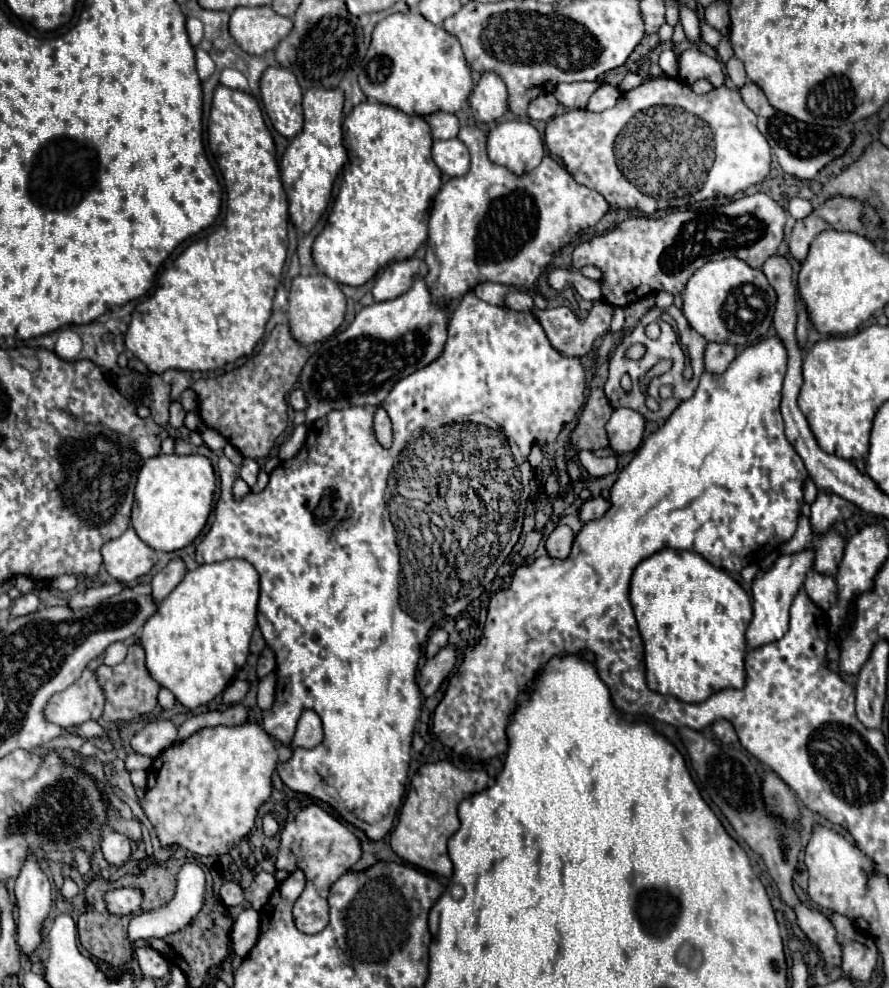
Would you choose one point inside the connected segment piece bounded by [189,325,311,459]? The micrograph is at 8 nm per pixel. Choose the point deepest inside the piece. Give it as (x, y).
(247, 406)

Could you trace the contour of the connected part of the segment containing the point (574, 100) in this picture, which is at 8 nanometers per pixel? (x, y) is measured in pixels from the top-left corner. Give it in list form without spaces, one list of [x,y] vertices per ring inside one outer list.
[[[581,81],[581,83],[559,83],[553,91],[555,99],[573,109],[583,109],[591,93],[599,87],[599,81]]]

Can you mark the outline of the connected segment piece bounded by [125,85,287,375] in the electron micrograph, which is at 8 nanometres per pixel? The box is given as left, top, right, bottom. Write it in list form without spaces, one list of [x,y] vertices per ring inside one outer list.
[[[219,85],[215,89],[215,95],[213,95],[213,107],[211,107],[211,117],[209,117],[207,131],[209,131],[209,149],[213,151],[213,155],[217,159],[217,165],[219,165],[219,169],[223,173],[225,187],[227,187],[227,215],[225,215],[225,225],[222,224],[221,227],[209,236],[191,244],[177,258],[175,265],[171,269],[165,269],[161,273],[159,285],[157,285],[155,293],[147,301],[143,301],[143,303],[139,303],[135,307],[133,319],[131,319],[129,329],[125,333],[125,347],[135,357],[139,357],[149,367],[149,371],[153,371],[157,375],[161,375],[167,369],[181,369],[181,371],[213,371],[213,369],[223,369],[227,363],[235,363],[239,357],[249,355],[255,349],[257,341],[265,333],[265,325],[267,325],[267,321],[271,317],[273,295],[275,295],[275,289],[277,289],[277,285],[281,281],[281,271],[283,271],[283,265],[285,265],[285,255],[287,255],[287,195],[280,177],[273,137],[271,137],[271,133],[269,133],[269,129],[267,129],[267,125],[263,121],[263,113],[259,109],[257,99],[251,93],[235,91],[235,89],[229,89],[225,85]]]

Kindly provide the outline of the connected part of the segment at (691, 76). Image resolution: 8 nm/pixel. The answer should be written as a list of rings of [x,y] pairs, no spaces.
[[[691,47],[679,57],[679,79],[687,85],[693,85],[695,79],[707,79],[715,87],[723,85],[723,69],[715,57],[709,57],[697,47]]]

